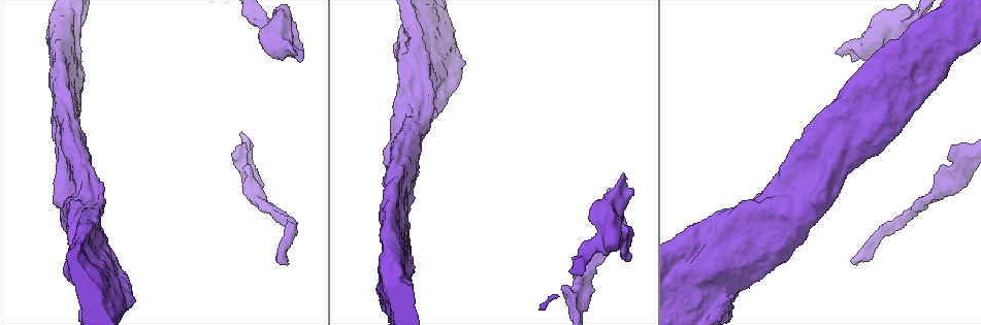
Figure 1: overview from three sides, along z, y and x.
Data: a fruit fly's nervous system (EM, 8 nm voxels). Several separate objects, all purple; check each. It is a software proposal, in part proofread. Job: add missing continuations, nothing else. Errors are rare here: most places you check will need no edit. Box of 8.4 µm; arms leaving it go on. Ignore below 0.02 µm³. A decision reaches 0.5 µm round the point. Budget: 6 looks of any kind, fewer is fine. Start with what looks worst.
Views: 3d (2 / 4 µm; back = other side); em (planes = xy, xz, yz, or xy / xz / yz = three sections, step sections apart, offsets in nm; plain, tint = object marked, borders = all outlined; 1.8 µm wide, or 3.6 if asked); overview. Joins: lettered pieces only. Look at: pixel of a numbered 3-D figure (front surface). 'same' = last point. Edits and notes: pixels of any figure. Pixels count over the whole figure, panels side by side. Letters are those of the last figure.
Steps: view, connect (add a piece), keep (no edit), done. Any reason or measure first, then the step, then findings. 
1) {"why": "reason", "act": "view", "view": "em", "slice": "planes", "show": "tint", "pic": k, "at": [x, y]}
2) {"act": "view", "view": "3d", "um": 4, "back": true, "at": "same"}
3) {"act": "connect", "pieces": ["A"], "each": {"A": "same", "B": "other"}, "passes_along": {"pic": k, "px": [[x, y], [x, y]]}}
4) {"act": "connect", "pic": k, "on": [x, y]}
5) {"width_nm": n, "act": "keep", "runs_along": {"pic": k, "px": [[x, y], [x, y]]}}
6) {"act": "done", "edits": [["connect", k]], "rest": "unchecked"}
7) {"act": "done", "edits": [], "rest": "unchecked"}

{"why": "branch stops here", "act": "view", "view": "em", "slice": "xz", "step": 4, "show": "plain", "pic": 1, "at": [286, 264]}

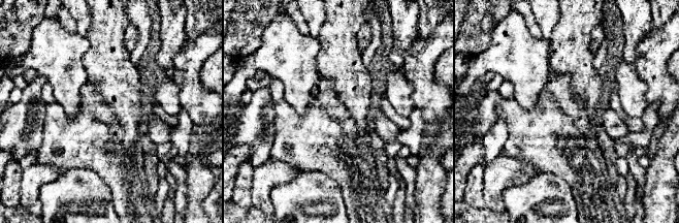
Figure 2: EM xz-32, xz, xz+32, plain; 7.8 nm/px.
{"act": "view", "view": "em", "slice": "xz", "step": 4, "show": "borders", "at": "same"}

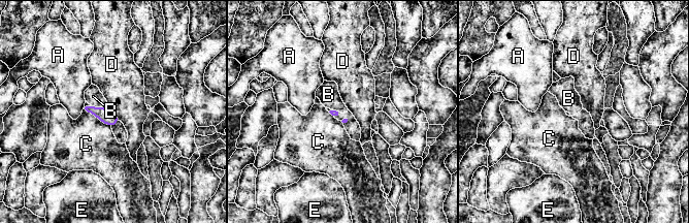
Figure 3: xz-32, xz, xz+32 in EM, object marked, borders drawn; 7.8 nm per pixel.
{"act": "connect", "pieces": ["B"], "each": {"A": "other", "B": "same", "C": "other", "D": "other", "E": "other"}, "passes_along": {"pic": 3, "px": [[102, 114], [99, 107], [93, 96]]}, "found": "it goes on there"}

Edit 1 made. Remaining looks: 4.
{"why": "free end", "act": "view", "view": "3d", "um": 4, "pic": 1, "at": [941, 165]}

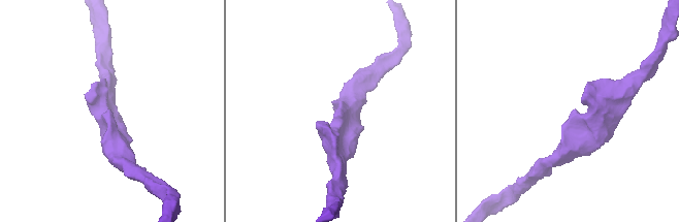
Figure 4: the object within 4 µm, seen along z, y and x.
{"why": "need the tissue", "act": "view", "view": "em", "um": 3.6, "slice": "planes", "show": "borders", "pic": 4, "at": [572, 110]}

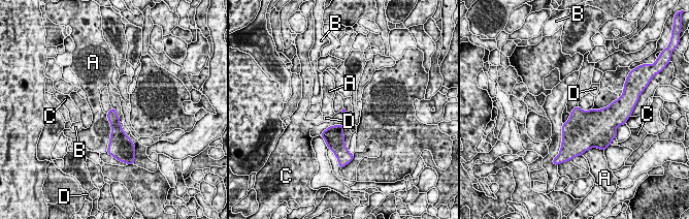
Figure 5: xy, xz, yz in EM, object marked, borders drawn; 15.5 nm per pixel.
{"act": "keep", "each": {"A": "other", "B": "other", "C": "other", "D": "other"}, "found": "no lettered piece goes on from it"}

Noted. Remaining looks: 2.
{"why": "see it whole again", "act": "view", "view": "overview"}

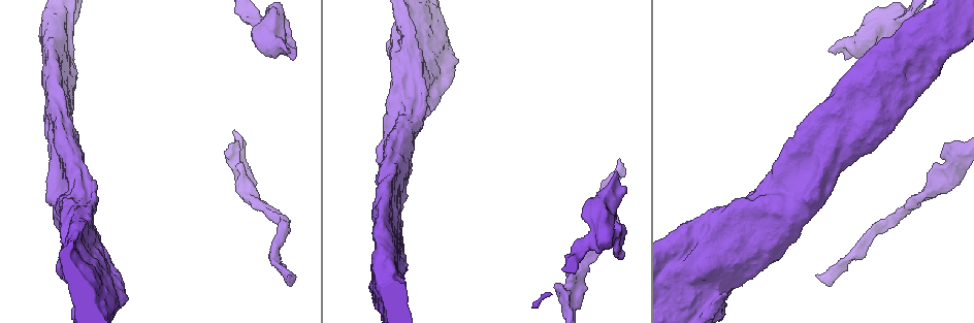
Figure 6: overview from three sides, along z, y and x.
{"why": "thick end", "act": "view", "view": "em", "slice": "xy", "step": 8, "show": "borders", "pic": 6, "at": [292, 59]}

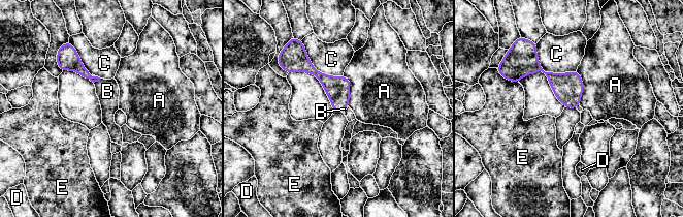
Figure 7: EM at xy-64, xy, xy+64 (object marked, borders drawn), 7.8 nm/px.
{"longest_contact_nm": ["C", 380], "act": "connect", "pieces": ["B"], "each": {"A": "other", "B": "same", "C": "other", "D": "other", "E": "other"}, "passes_along": {"pic": 7, "px": [[71, 62], [97, 81], [107, 91]]}, "found": "the neuron continues"}

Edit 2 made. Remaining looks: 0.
{"act": "done", "edits": [["connect", 3], ["connect", 7]], "rest": "unchecked"}

